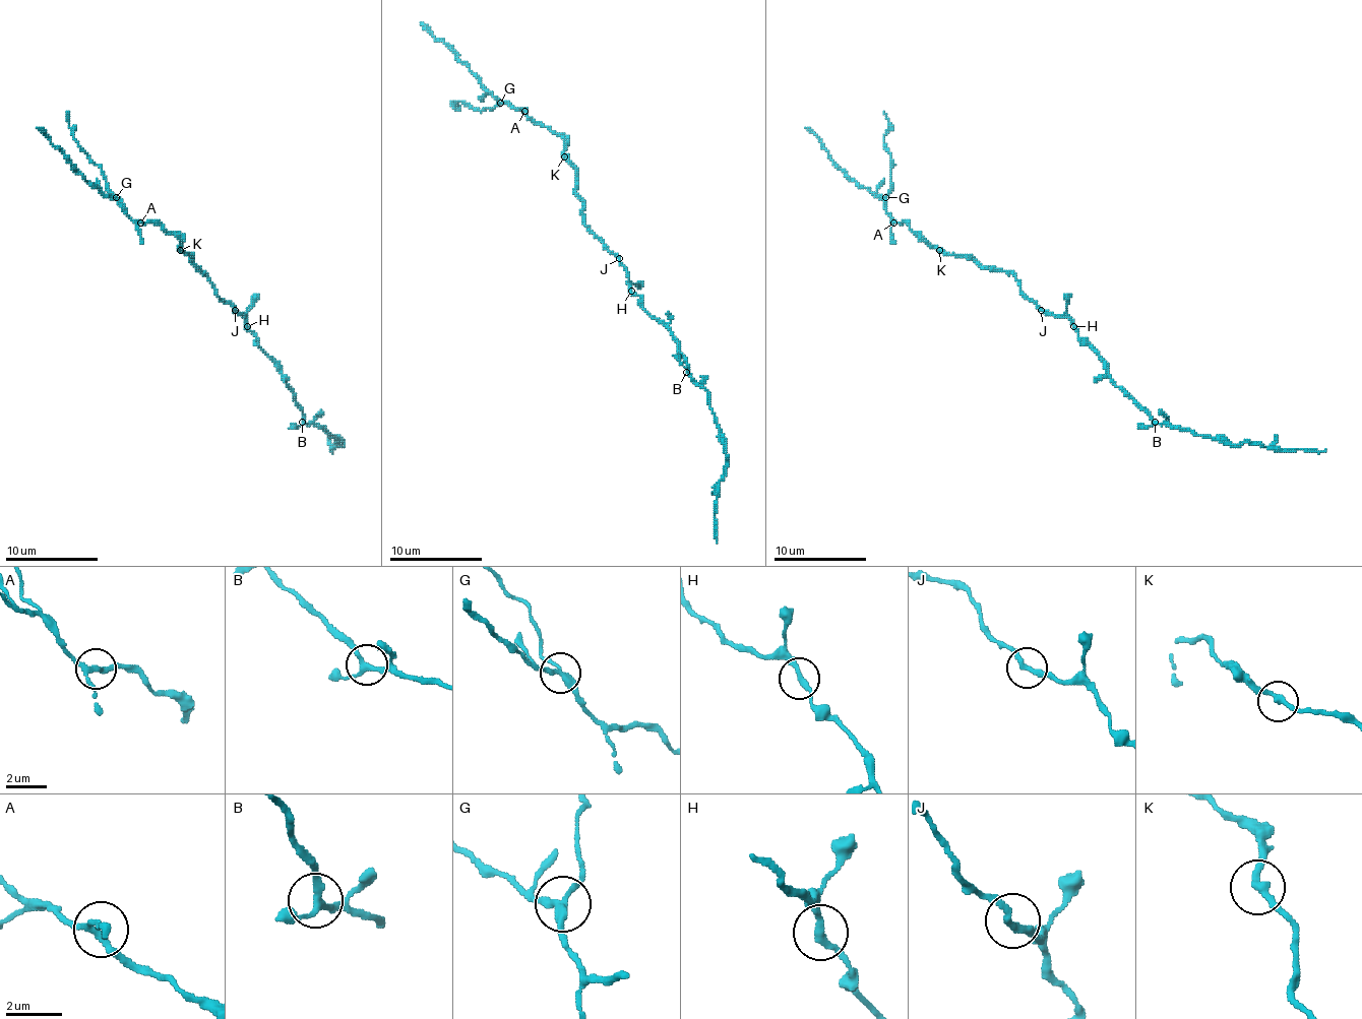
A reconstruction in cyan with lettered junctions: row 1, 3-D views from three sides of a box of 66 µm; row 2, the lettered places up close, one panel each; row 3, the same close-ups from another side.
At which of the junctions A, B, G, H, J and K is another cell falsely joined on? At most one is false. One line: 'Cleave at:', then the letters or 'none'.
Cleave at: G

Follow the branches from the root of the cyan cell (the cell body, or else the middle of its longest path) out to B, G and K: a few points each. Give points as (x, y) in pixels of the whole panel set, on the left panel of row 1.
B: (233, 308), (245, 317), (256, 345), (274, 364), (293, 393), (302, 422)
G: (233, 308), (217, 294), (209, 278), (191, 262), (191, 255), (173, 234), (159, 225), (133, 220), (115, 197)
K: (233, 308), (217, 294), (209, 278), (191, 262), (191, 255), (180, 250)

